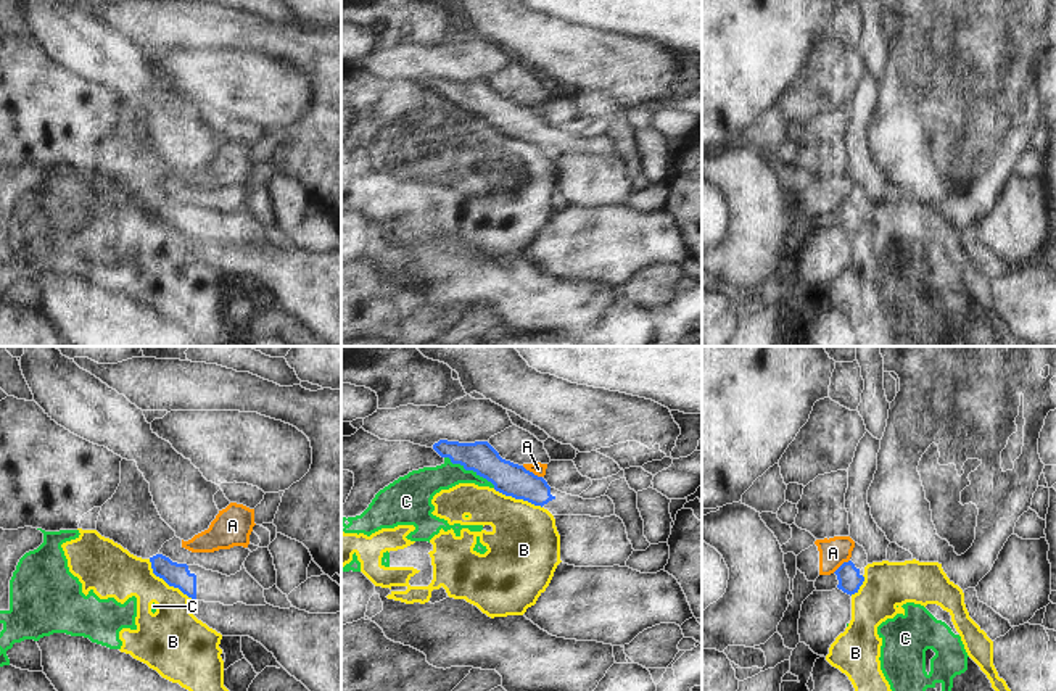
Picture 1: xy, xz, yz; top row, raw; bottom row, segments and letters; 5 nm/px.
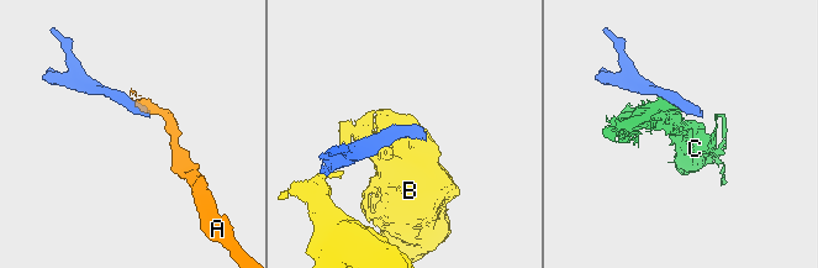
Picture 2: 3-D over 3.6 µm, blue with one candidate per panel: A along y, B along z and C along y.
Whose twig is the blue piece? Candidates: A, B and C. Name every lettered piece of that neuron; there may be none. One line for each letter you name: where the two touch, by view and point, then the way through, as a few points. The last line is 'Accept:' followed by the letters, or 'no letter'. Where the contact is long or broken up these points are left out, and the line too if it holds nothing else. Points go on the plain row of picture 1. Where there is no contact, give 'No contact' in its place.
Accept: no letter

